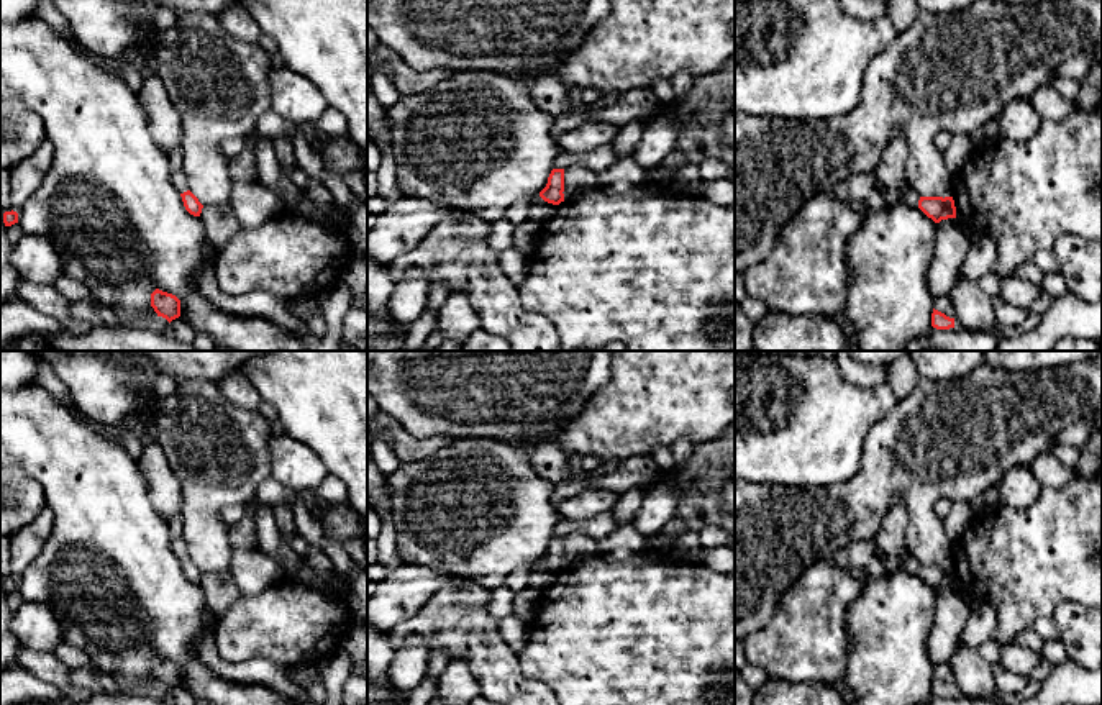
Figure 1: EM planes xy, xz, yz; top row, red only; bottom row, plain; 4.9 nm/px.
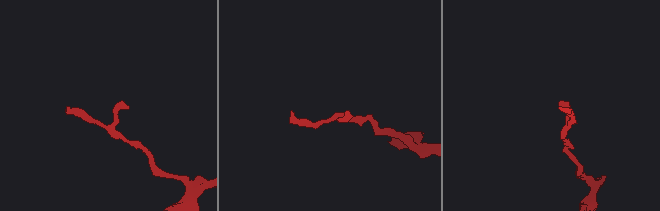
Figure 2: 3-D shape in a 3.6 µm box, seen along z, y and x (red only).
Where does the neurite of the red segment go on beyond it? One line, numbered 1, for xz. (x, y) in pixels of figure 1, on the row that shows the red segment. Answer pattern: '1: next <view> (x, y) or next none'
1: next none

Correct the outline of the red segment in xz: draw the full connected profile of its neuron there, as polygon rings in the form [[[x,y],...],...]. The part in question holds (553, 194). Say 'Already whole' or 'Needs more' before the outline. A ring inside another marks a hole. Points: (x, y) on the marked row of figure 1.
Already whole. [[[553,169],[540,197],[553,205],[564,202],[564,169]]]

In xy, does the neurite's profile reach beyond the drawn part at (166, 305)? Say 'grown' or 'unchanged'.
unchanged

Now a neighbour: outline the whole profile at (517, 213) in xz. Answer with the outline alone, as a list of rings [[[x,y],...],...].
[[[530,198],[515,202],[505,210],[503,218],[513,225],[528,221],[530,203]]]

